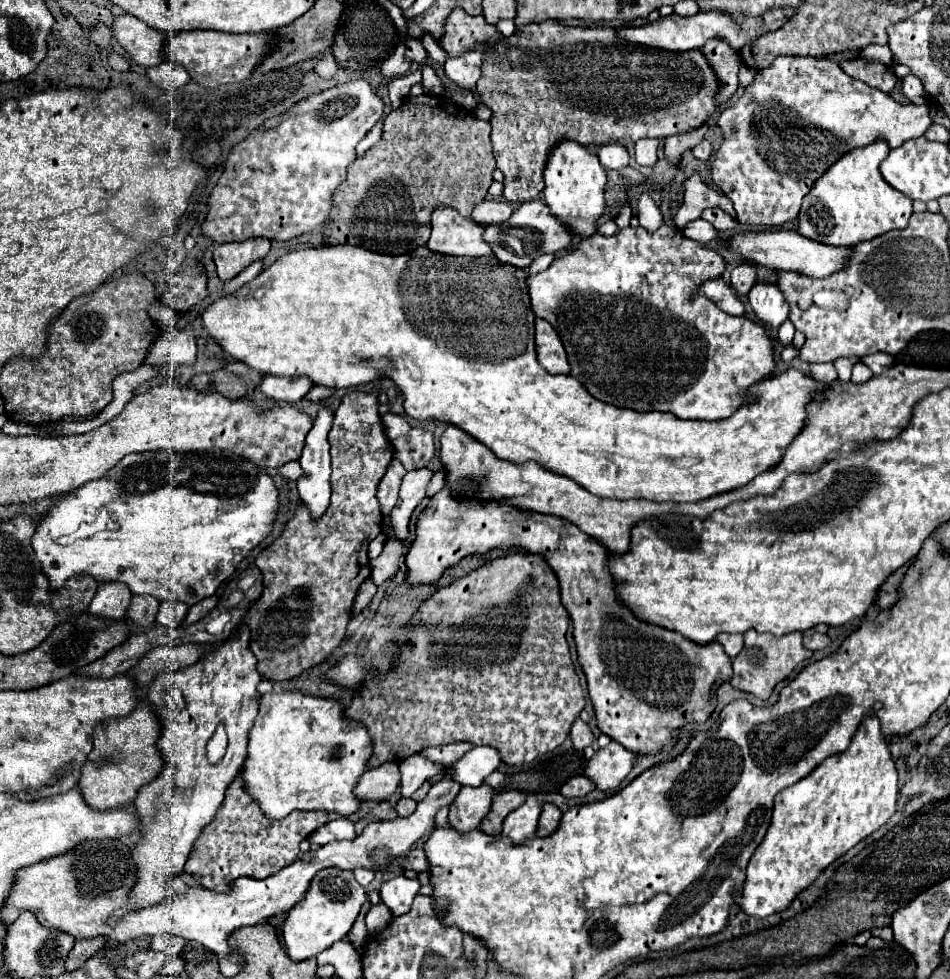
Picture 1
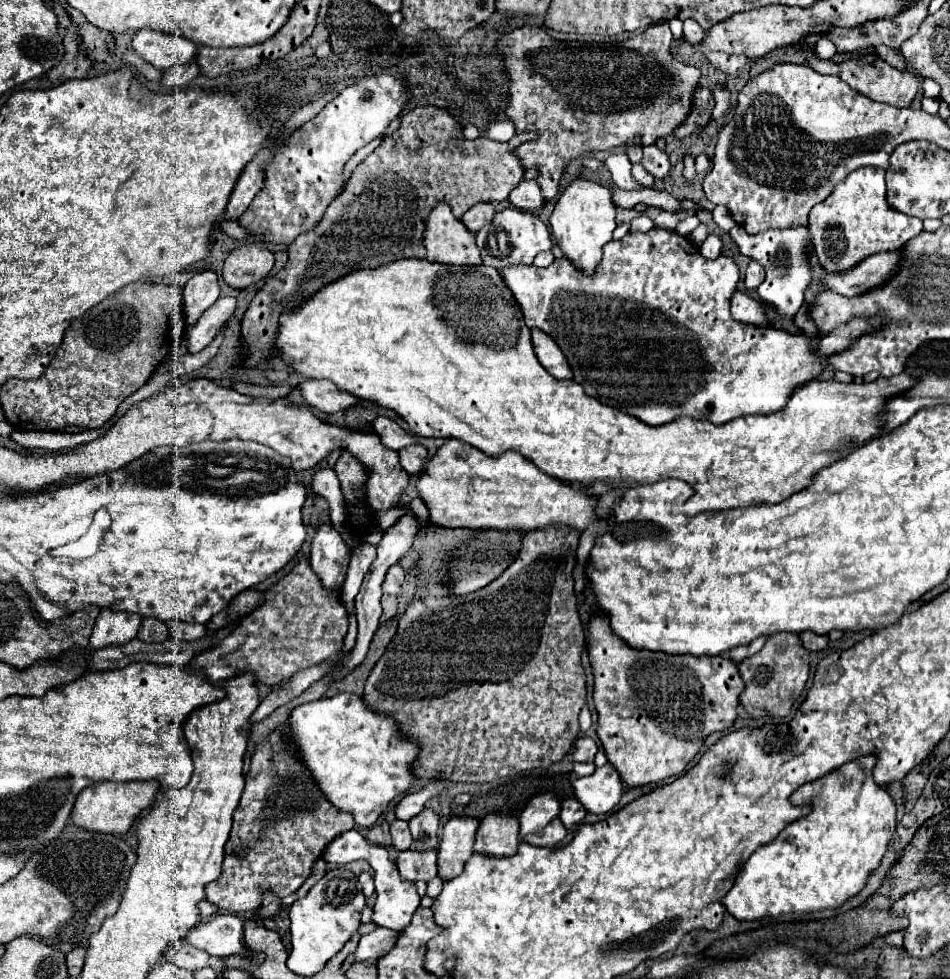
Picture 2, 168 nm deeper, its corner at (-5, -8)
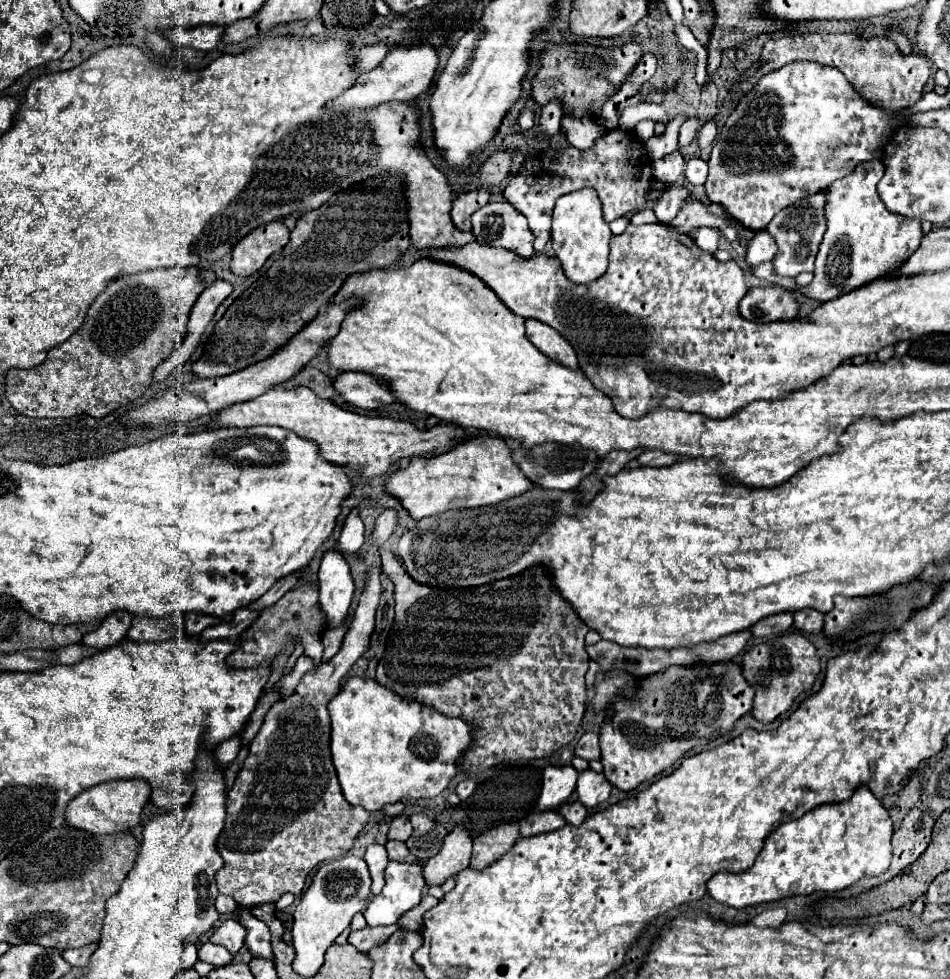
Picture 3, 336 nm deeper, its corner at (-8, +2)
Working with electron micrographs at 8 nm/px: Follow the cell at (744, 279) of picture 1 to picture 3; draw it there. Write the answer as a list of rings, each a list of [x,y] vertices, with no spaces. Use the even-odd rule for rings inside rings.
[[[762,231],[762,233],[756,233],[756,237],[750,241],[746,261],[750,265],[758,265],[758,263],[770,261],[774,255],[776,255],[776,241],[768,231]]]

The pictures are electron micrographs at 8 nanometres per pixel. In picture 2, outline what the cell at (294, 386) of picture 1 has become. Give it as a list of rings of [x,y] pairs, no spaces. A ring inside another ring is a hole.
[[[305,381],[299,387],[303,403],[311,405],[313,409],[319,409],[323,413],[337,413],[345,411],[347,407],[357,403],[357,397],[347,395],[343,391],[337,391],[337,387],[329,381]]]

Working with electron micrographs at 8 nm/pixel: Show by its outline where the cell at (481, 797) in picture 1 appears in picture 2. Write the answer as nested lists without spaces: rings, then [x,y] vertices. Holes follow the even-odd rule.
[[[451,817],[445,823],[441,845],[437,849],[439,853],[437,865],[441,879],[457,877],[463,871],[463,865],[473,853],[477,827],[479,827],[479,819],[473,817]]]

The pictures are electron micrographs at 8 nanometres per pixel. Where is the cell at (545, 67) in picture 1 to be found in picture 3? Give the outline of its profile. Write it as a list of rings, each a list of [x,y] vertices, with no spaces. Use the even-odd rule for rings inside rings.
[[[548,43],[548,49],[542,53],[542,67],[538,75],[532,79],[534,99],[538,105],[546,105],[552,97],[560,97],[568,115],[582,117],[588,115],[588,109],[592,107],[590,117],[594,117],[598,109],[604,105],[604,101],[610,99],[620,89],[622,81],[630,75],[640,57],[642,47],[636,43],[626,43],[624,47],[616,49],[602,49],[578,43],[574,45]]]

